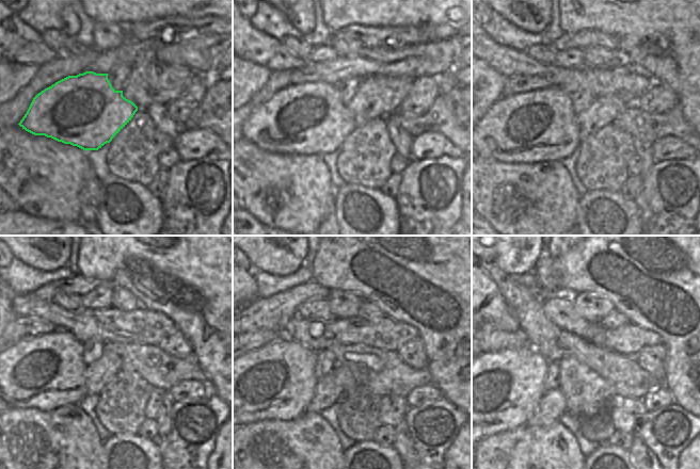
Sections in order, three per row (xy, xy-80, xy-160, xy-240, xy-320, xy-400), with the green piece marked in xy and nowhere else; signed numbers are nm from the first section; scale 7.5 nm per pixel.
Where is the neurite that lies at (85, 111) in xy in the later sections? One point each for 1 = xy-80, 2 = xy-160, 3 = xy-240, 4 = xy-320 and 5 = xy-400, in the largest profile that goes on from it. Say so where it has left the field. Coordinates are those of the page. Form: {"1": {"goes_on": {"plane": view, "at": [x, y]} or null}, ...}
{"1": {"goes_on": {"plane": "xy-80", "at": [311, 118]}}, "2": {"goes_on": {"plane": "xy-160", "at": [537, 126]}}, "3": {"goes_on": {"plane": "xy-240", "at": [47, 372]}}, "4": {"goes_on": {"plane": "xy-320", "at": [276, 381]}}, "5": {"goes_on": {"plane": "xy-400", "at": [493, 392]}}}

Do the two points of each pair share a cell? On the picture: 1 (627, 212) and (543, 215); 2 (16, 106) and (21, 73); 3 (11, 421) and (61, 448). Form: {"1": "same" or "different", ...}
{"1": "different", "2": "different", "3": "same"}

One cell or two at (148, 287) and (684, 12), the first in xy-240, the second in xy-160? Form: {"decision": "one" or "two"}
{"decision": "one"}

